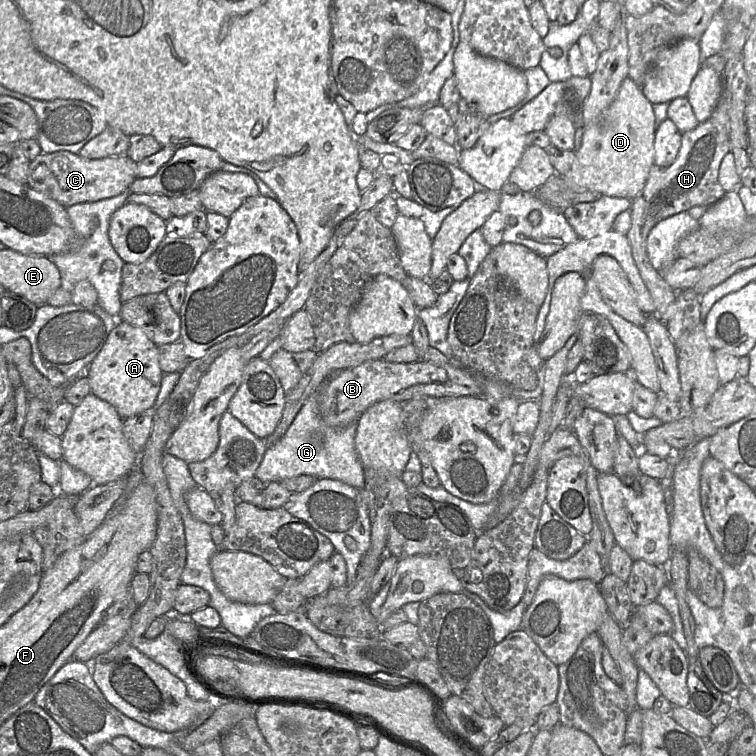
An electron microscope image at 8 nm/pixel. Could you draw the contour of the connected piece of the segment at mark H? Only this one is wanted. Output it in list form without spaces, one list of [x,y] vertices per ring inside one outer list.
[[[711,118],[695,129],[682,134],[681,147],[675,160],[666,167],[653,165],[644,188],[632,200],[631,227],[626,235],[634,262],[655,305],[655,315],[663,322],[675,312],[674,291],[652,267],[646,252],[646,239],[650,230],[661,220],[686,212],[695,206],[709,208],[720,201],[725,191],[718,182],[718,171],[724,156],[730,152],[729,136],[723,127]]]

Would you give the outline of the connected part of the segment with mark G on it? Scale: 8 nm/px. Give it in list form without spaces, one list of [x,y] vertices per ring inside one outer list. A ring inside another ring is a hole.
[[[320,386],[314,389],[307,397],[283,438],[272,446],[268,446],[256,470],[255,476],[264,484],[279,482],[299,475],[311,475],[317,479],[307,490],[300,493],[292,493],[282,508],[287,510],[291,515],[309,523],[331,541],[335,551],[340,553],[346,562],[347,584],[351,584],[356,578],[357,570],[371,542],[371,523],[365,501],[364,467],[355,447],[357,422],[343,428],[327,425],[319,413],[317,402],[317,392],[319,388]],[[346,536],[351,536],[356,540],[357,549],[355,551],[350,551],[345,546],[344,538]]]

